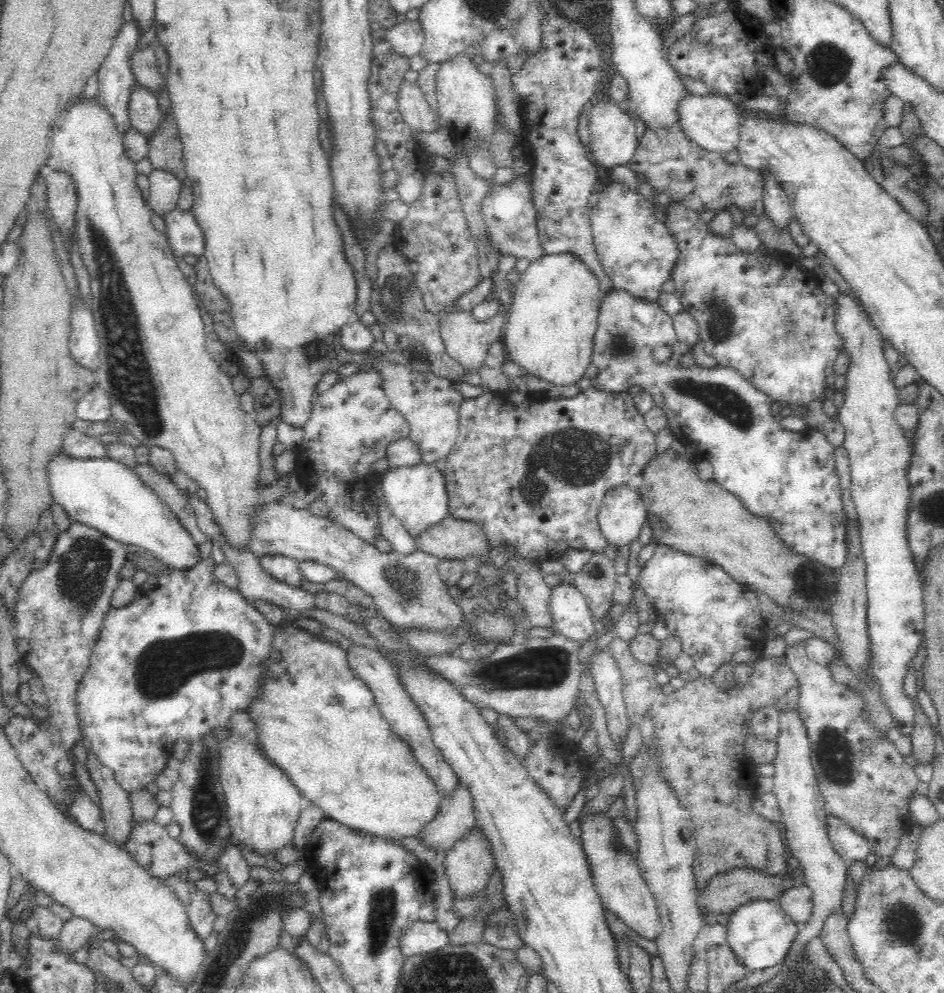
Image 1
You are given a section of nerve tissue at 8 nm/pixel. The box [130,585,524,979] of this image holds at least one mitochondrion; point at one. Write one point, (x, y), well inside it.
(163, 669)

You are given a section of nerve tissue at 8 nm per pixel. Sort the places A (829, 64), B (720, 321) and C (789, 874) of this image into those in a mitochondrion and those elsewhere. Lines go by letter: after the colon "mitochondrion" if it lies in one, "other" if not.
A: mitochondrion
B: mitochondrion
C: other

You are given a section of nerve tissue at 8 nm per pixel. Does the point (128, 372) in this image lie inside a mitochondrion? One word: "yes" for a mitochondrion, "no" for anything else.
yes

